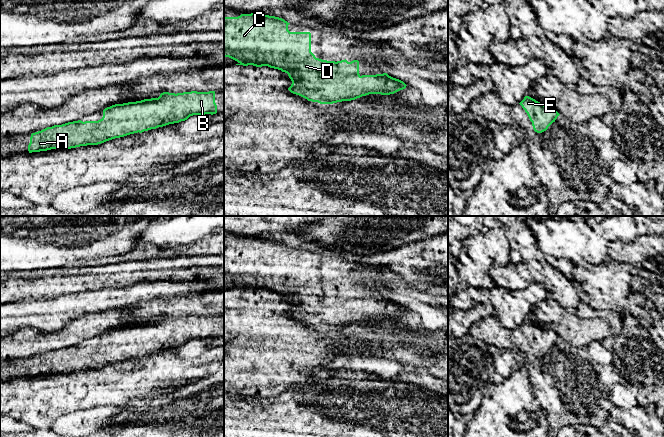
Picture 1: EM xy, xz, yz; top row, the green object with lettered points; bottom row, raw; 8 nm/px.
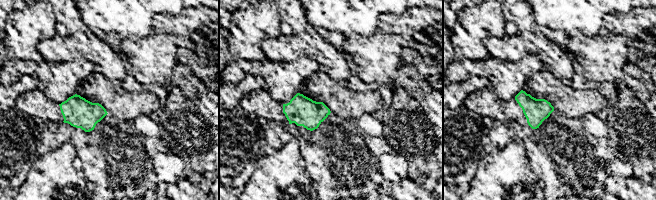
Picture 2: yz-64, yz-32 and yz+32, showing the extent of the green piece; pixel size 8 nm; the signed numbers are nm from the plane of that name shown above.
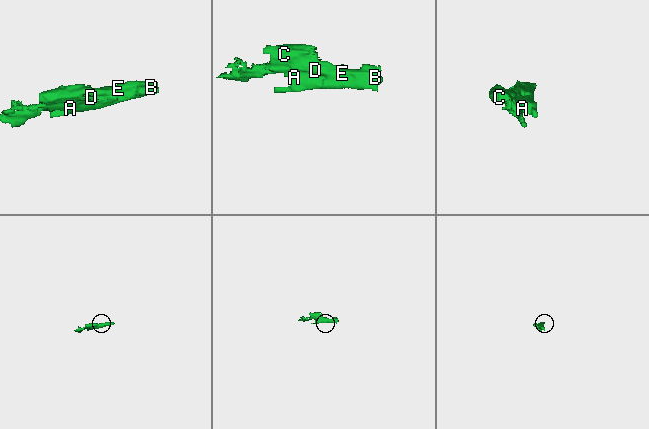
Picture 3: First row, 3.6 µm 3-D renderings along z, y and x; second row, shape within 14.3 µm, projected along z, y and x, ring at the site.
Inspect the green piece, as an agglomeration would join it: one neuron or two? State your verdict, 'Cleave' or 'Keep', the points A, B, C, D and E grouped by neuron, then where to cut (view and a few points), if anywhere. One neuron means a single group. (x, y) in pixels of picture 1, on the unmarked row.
Keep. Groups: A B C D E. No split

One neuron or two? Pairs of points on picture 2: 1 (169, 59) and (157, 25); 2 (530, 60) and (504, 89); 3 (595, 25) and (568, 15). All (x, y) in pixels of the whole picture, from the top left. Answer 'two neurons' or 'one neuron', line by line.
1: two neurons
2: one neuron
3: one neuron

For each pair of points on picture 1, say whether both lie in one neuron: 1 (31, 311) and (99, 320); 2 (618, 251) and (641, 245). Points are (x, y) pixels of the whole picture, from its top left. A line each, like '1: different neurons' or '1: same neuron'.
1: different neurons
2: same neuron

